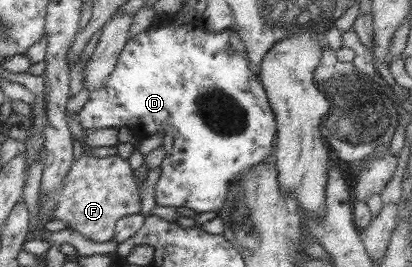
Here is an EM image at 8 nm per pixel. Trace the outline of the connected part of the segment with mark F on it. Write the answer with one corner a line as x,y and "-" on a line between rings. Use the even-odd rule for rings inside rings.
85,145
78,161
73,161
71,170
63,182
63,188
55,190
53,196
39,197
39,204
55,203
53,219
69,224
68,228
81,233
91,241
105,243
114,240
116,224
121,217
139,214
142,211
142,197
138,179
129,161
119,155
97,158
87,155

